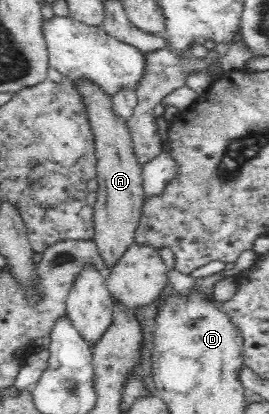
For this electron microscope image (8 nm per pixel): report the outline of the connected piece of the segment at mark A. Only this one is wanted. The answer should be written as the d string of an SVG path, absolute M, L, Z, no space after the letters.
M85 76L75 78L71 82L84 107L97 157L98 188L95 191L96 202L93 205L93 238L97 242L101 256L111 269L123 252L133 245L134 229L137 227L142 205L146 201L142 185L142 165L135 155L127 119L119 117L113 110L112 95L105 91L101 84Z

